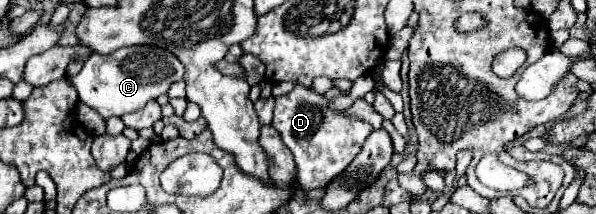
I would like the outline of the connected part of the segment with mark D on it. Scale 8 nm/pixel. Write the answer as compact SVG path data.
M295 84L291 94L275 98L275 116L271 126L281 134L283 144L291 150L297 162L297 178L301 190L325 188L331 178L337 178L359 154L365 138L371 134L373 126L357 118L341 116L329 110L329 100L309 88Z

